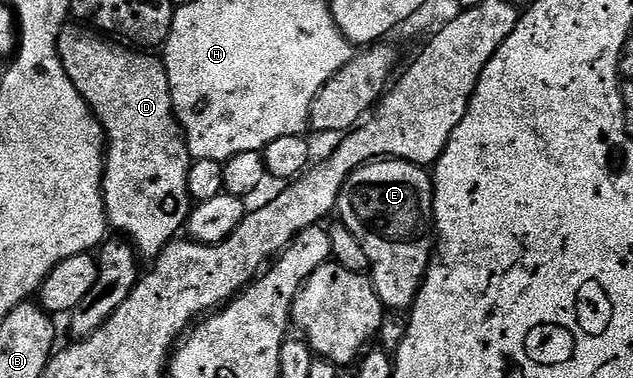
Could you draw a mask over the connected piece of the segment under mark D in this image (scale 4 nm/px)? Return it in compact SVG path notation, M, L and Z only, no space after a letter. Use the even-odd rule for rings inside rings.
M68 25L63 28L59 34L59 56L65 65L65 73L69 73L69 81L77 85L83 100L91 107L91 112L99 118L99 123L103 127L105 143L105 162L103 164L103 207L107 210L107 221L112 228L120 231L120 236L130 239L135 249L148 259L158 258L160 252L164 250L168 243L172 242L178 233L182 232L187 225L187 216L191 214L193 200L187 191L187 174L191 172L192 158L191 152L187 149L187 140L183 138L183 129L179 125L179 119L175 116L175 106L173 97L169 89L169 77L167 76L167 67L163 64L162 58L158 54L148 53L143 49L132 49L119 41L112 41L94 30L88 29L83 25Z

